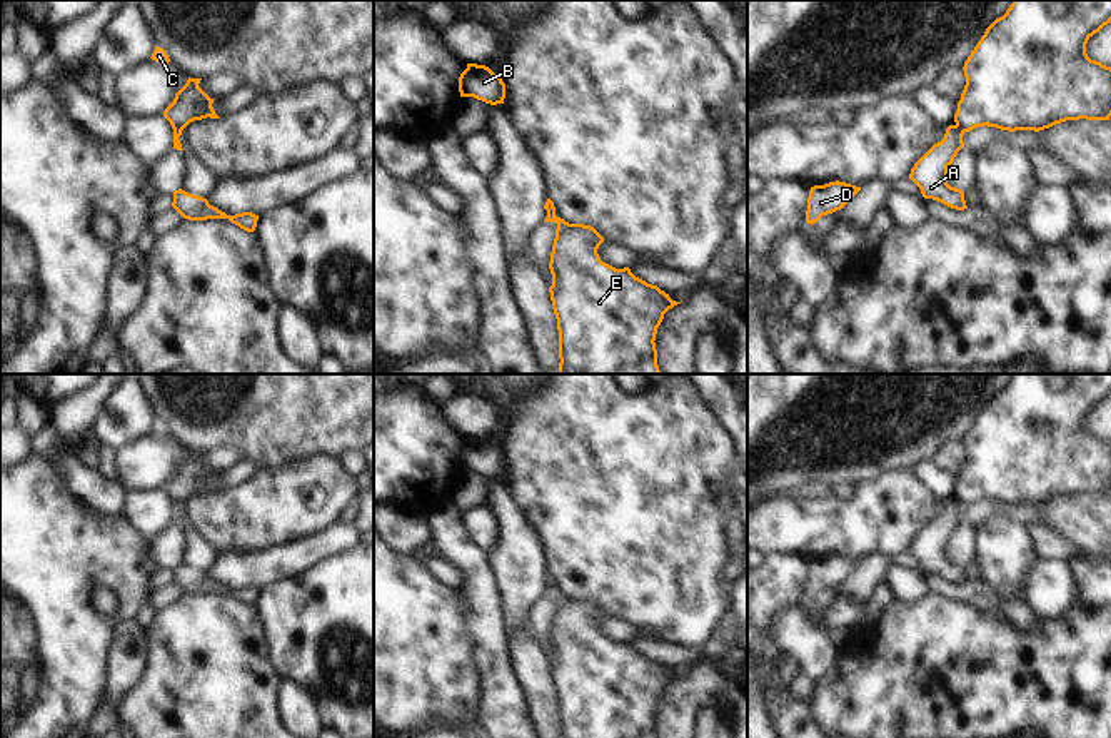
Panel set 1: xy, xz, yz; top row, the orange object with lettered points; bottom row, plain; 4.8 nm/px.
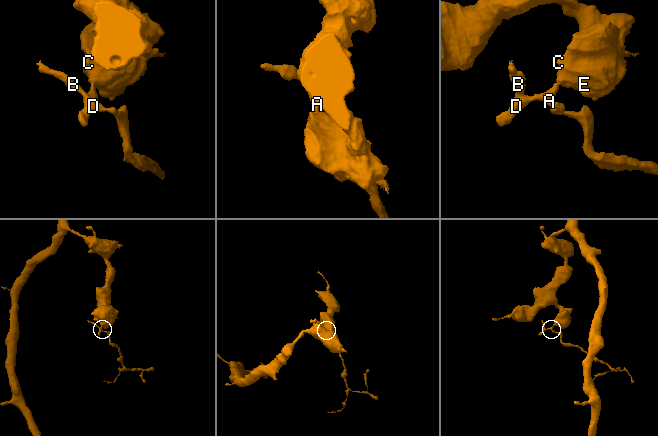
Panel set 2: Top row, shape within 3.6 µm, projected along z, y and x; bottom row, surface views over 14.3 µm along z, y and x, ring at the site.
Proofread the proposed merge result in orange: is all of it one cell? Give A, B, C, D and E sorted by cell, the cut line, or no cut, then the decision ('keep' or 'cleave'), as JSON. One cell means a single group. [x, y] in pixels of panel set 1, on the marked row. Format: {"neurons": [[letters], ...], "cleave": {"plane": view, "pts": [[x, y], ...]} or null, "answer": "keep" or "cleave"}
{"neurons": [["A", "B", "D"], ["C", "E"]], "cleave": {"plane": "yz", "pts": [[956, 124], [963, 132]]}, "answer": "cleave"}

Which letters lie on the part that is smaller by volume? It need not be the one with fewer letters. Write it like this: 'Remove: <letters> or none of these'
Remove: A, B, D

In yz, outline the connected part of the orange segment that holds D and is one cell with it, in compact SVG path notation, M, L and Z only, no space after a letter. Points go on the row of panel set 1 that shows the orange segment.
M839 180L811 187L806 222L812 225L822 215L841 210L859 190L861 187Z

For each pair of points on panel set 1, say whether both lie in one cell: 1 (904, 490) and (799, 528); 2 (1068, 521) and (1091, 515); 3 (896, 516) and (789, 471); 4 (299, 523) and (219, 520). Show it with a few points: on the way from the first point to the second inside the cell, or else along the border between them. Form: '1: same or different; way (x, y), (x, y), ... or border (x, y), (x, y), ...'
1: same; way (878, 516), (861, 526), (826, 526)
2: same; way (1073, 518), (1086, 518)
3: different; border (889, 470), (854, 488)
4: same; way (279, 515), (239, 515)

